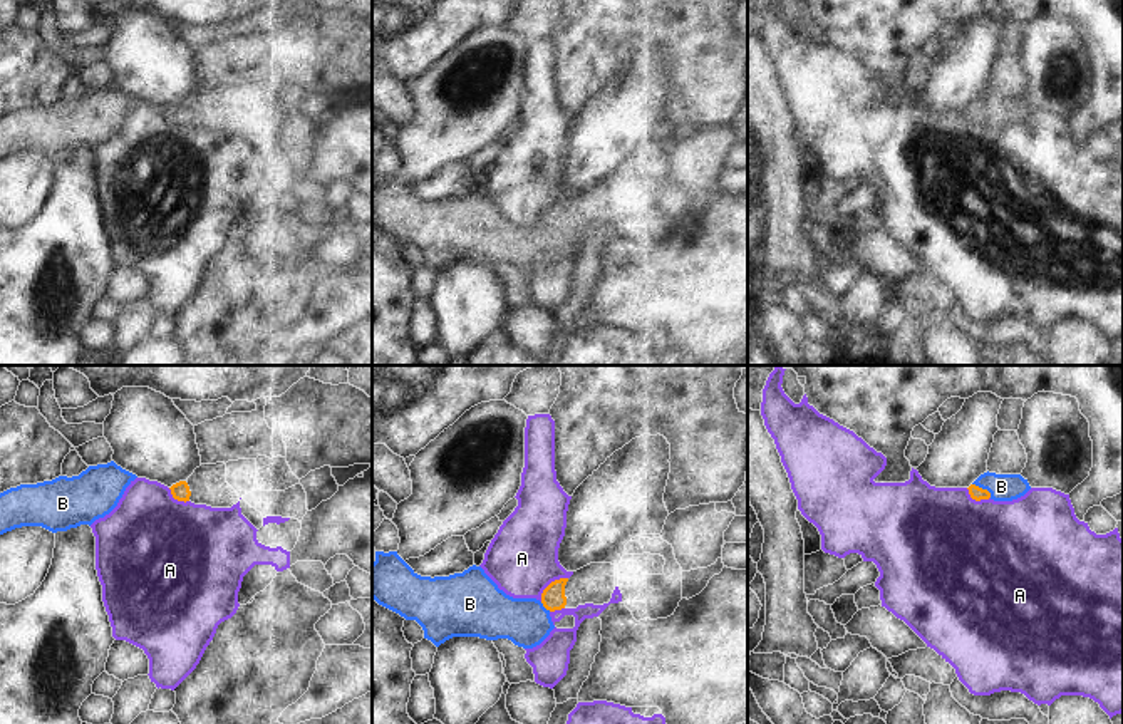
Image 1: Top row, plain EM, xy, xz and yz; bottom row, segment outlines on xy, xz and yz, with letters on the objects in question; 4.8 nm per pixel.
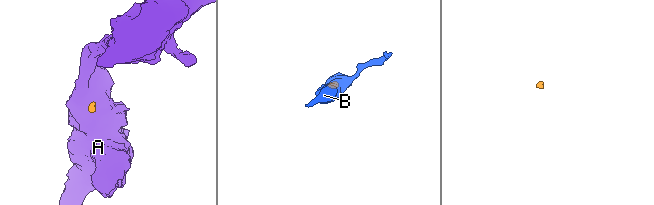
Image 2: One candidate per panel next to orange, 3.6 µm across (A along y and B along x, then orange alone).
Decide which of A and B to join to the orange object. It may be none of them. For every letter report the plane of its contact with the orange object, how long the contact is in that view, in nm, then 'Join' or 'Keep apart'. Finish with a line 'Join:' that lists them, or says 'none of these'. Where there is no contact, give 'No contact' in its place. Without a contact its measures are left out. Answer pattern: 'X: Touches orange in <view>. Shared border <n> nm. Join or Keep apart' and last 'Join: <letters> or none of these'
A: Touches orange in xz. Shared border 180 nm. Keep apart
B: Touches orange in yz. Shared border 120 nm. Join
Join: B

